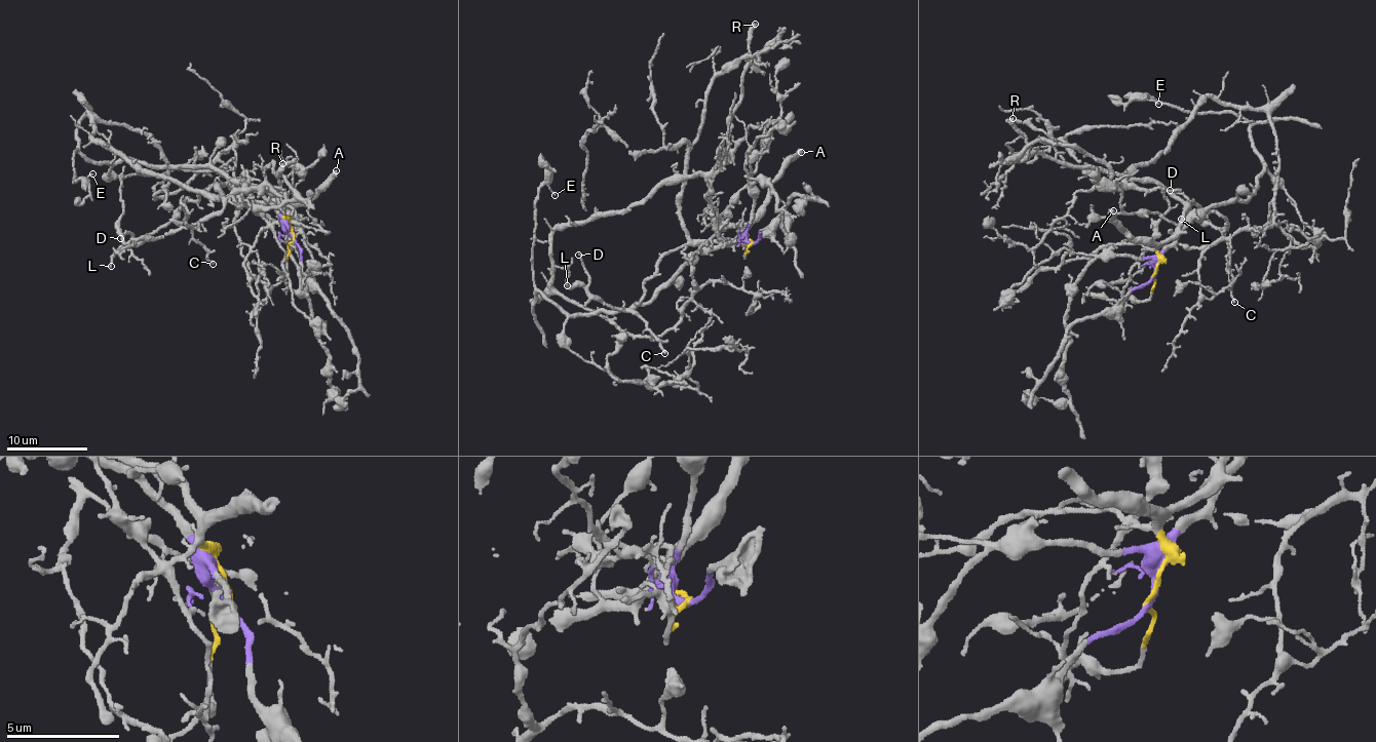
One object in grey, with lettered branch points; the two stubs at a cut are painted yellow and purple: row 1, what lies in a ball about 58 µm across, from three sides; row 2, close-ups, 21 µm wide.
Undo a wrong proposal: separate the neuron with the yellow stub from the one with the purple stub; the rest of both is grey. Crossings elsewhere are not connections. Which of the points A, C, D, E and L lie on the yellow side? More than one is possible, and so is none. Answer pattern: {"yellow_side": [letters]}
{"yellow_side": ["A", "C", "D", "L"]}

